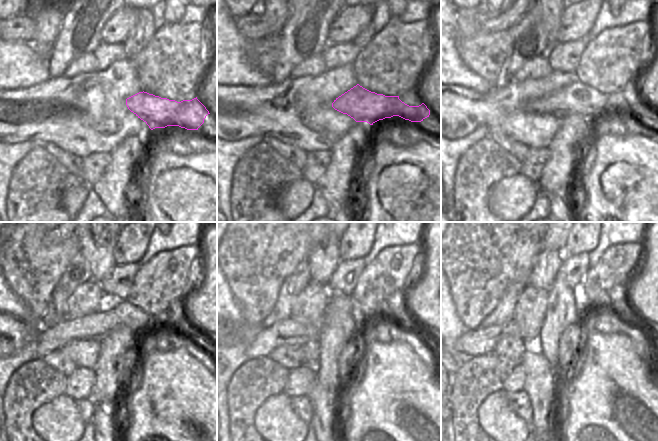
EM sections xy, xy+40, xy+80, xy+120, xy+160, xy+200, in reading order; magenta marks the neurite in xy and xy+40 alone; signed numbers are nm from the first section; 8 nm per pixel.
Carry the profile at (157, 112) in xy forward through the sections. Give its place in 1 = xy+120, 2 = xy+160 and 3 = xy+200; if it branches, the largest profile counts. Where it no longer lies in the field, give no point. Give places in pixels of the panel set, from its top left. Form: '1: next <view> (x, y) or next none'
1: next xy+120 (97, 324)
2: next xy+160 (262, 341)
3: next xy+200 (481, 341)

